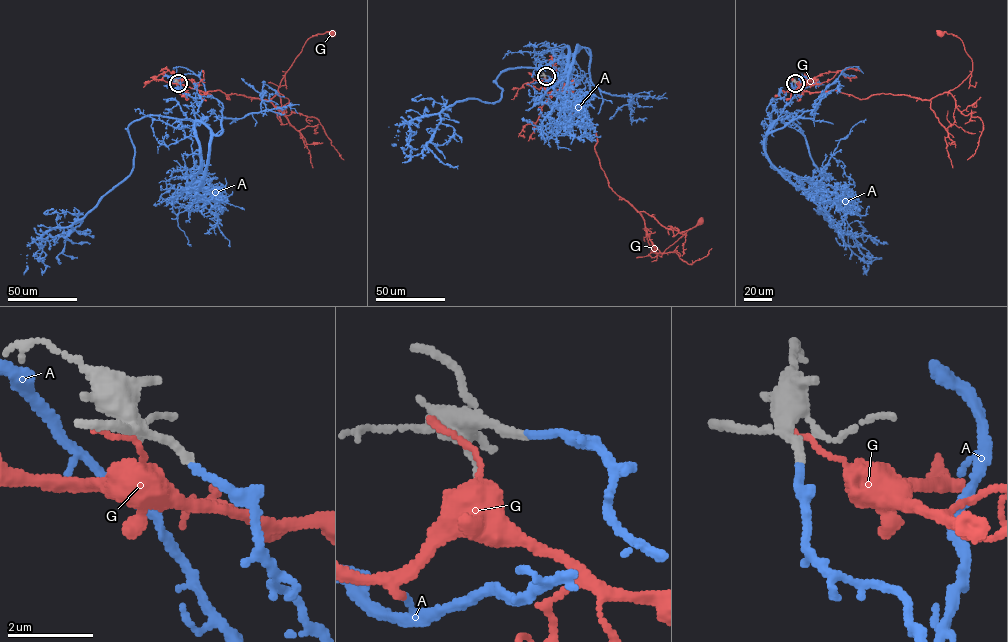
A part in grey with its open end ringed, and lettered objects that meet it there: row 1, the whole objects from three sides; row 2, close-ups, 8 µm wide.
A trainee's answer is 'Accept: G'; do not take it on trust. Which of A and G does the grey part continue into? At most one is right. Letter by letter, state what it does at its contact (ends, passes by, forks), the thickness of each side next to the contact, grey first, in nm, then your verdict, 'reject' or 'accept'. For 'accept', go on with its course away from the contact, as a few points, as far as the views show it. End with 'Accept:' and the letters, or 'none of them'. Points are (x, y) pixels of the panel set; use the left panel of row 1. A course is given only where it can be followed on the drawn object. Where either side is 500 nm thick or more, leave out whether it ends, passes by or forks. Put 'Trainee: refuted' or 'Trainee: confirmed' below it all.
A: it ends; calibres 200 and 170 nm; accept; course (178, 82), (201, 100), (198, 120), (133, 121), (131, 173), (84, 216), (49, 229), (23, 274)
G: it ends; calibres 220 and 150 nm; reject
Accept: A
Trainee: refuted

